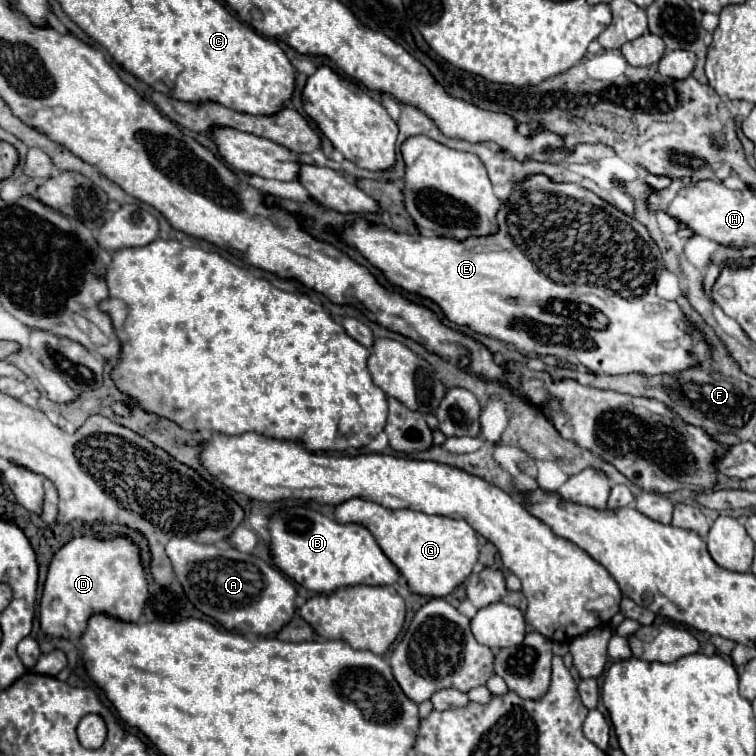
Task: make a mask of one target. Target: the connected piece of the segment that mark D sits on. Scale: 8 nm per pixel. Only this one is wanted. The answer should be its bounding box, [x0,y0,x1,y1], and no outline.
[39,536,149,640]

